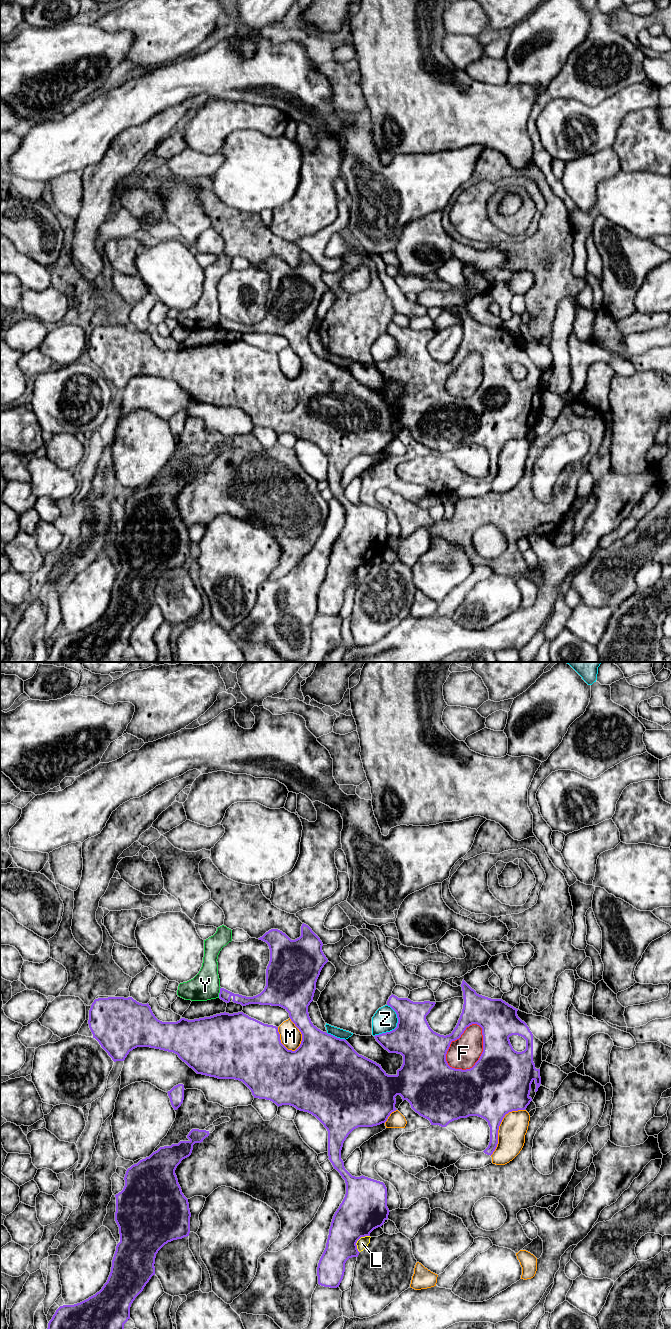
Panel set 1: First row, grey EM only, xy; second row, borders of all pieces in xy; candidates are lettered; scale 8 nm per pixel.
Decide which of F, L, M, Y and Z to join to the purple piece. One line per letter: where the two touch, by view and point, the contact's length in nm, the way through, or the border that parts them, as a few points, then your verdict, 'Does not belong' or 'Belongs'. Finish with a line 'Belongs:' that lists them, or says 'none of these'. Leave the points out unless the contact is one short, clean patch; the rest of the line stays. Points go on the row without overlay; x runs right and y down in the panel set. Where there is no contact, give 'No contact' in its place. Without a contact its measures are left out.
F: Touches purple at xy (452, 368). Shared border 420 nm. Does not belong
L: Touches purple at xy (357, 568). Shared border 170 nm. Does not belong
M: Touches purple at xy (302, 363). Shared border 280 nm. Does not belong
Y: Touches purple at xy (220, 320). Shared border 90 nm. Does not belong
Z: Touches purple at xy (397, 354). Shared border 280 nm. Does not belong
Belongs: none of these

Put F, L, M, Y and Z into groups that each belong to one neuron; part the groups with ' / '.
F / L / M / Y / Z

